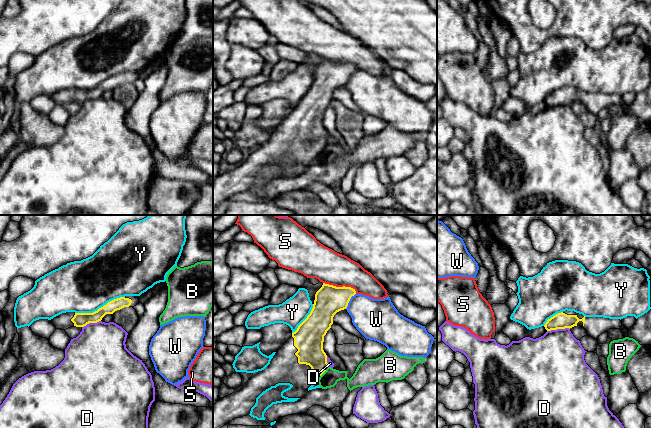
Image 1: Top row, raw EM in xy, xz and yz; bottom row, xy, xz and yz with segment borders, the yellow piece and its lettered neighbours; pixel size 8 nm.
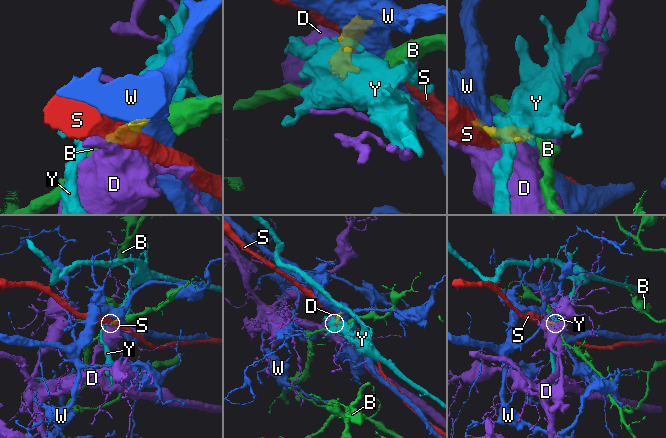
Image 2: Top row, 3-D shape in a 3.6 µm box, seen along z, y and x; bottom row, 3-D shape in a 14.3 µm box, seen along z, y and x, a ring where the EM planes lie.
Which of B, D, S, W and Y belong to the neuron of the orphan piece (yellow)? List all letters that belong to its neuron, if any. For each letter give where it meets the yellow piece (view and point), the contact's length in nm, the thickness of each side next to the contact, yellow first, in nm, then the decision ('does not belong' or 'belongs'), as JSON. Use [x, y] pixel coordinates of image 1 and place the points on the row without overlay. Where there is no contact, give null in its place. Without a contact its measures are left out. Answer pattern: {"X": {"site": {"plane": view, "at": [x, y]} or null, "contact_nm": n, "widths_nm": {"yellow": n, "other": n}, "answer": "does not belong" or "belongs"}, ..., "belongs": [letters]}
{"B": {"site": {"plane": "xz", "at": [325, 146]}, "contact_nm": 110, "widths_nm": {"yellow": 200, "other": 140}, "answer": "does not belong"}, "D": {"site": {"plane": "yz", "at": [558, 104]}, "contact_nm": 190, "widths_nm": {"yellow": 130, "other": 440}, "answer": "does not belong"}, "S": {"site": {"plane": "xz", "at": [340, 63]}, "contact_nm": 280, "widths_nm": {"yellow": 240, "other": 260}, "answer": "does not belong"}, "W": {"site": {"plane": "xz", "at": [349, 76]}, "contact_nm": 160, "widths_nm": {"yellow": 240, "other": 320}, "answer": "does not belong"}, "Y": {"site": {"plane": "xy", "at": [99, 84]}, "contact_nm": 420, "widths_nm": {"yellow": 110, "other": 420}, "answer": "does not belong"}, "belongs": []}

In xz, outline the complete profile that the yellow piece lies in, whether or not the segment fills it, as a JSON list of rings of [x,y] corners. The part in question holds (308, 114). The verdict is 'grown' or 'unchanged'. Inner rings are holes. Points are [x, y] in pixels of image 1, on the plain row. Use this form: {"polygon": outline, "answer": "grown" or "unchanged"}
{"polygon": [[[323,59],[315,70],[310,90],[276,127],[270,140],[264,146],[253,149],[243,162],[213,181],[213,209],[235,194],[249,191],[256,174],[278,159],[293,161],[283,169],[285,173],[302,174],[306,171],[308,164],[329,143],[323,118],[333,100],[333,93],[347,84],[355,70],[355,65],[351,63]]], "answer": "grown"}

